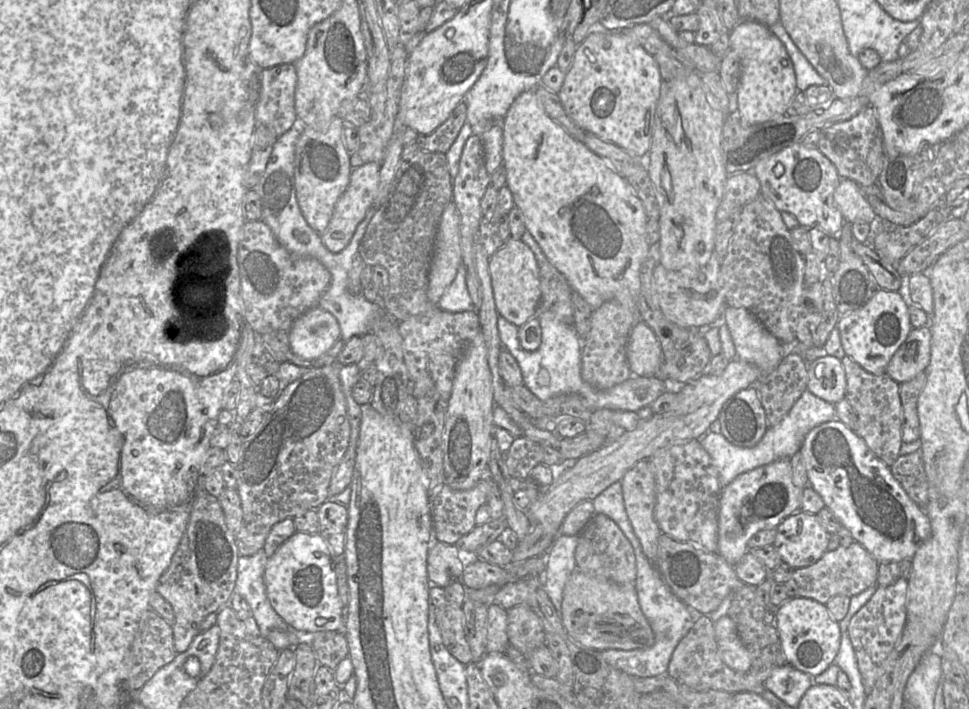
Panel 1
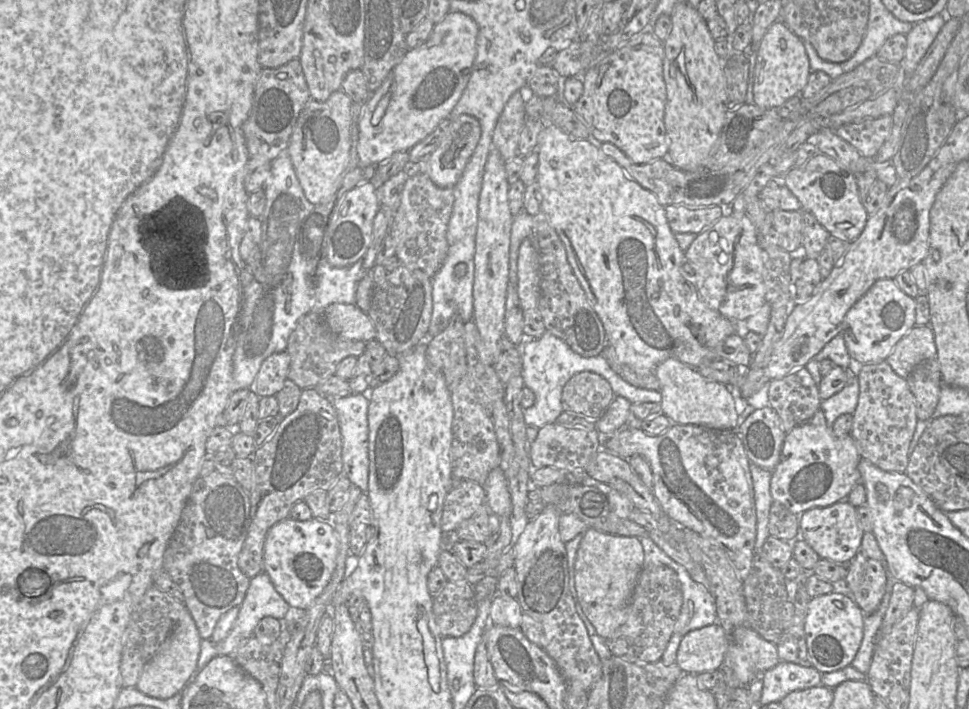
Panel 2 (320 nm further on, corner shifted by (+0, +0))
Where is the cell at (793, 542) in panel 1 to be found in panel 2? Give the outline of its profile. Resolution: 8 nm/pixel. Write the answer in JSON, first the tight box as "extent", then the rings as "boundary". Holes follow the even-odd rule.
{"extent":[799,500,864,564],"boundary":[[[847,500],[827,507],[814,507],[799,515],[799,537],[822,559],[849,564],[860,550],[864,531],[861,529],[854,507]]]}

